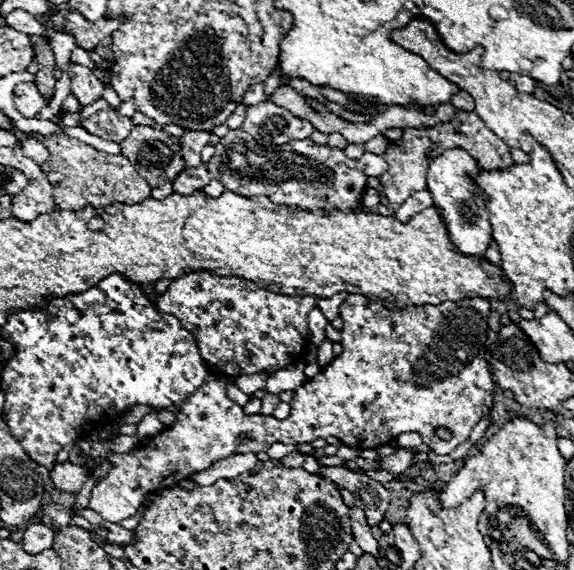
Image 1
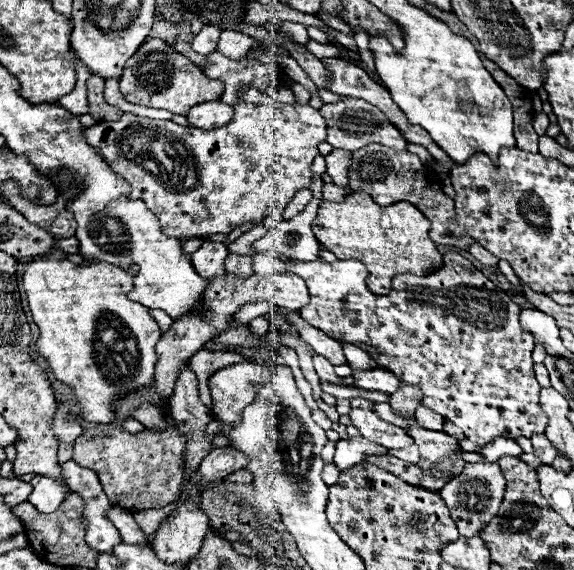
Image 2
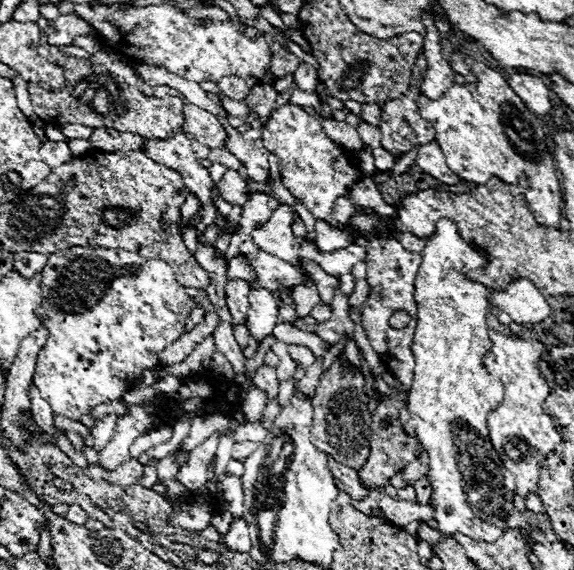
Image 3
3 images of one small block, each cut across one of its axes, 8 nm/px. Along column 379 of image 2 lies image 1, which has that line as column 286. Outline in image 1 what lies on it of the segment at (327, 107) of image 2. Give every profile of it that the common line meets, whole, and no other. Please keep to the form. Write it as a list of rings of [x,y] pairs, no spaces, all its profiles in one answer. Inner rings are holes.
[[[260,102],[248,108],[242,130],[248,130],[264,146],[280,146],[296,138],[310,138],[316,128],[274,102]]]

